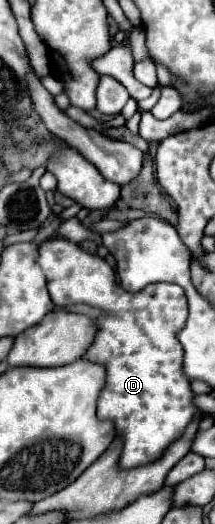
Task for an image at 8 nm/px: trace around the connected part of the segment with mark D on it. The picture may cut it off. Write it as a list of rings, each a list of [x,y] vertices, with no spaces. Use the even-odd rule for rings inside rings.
[[[53,238],[45,240],[39,246],[37,256],[39,266],[47,278],[47,288],[55,306],[69,306],[69,304],[89,304],[95,308],[105,310],[105,316],[96,319],[97,334],[93,346],[85,352],[83,358],[91,362],[101,362],[107,368],[107,384],[101,390],[97,412],[101,420],[113,420],[117,434],[125,438],[125,448],[121,454],[121,468],[137,468],[141,464],[149,464],[161,456],[161,452],[181,436],[187,428],[189,420],[199,412],[193,404],[193,390],[191,382],[185,380],[181,372],[181,344],[177,340],[177,332],[185,326],[187,320],[187,302],[185,290],[177,284],[151,284],[137,296],[125,292],[117,282],[113,268],[103,260],[95,258],[93,254],[85,252],[79,244],[67,238]]]

